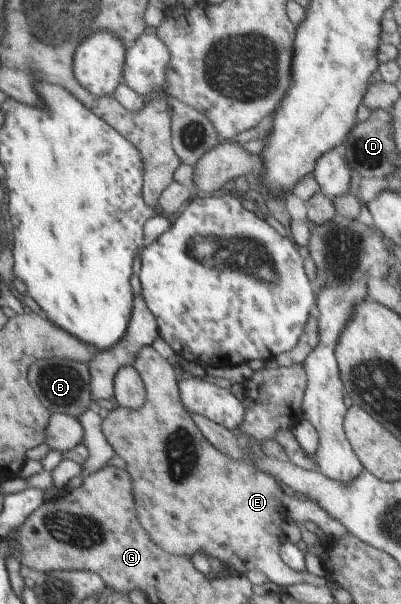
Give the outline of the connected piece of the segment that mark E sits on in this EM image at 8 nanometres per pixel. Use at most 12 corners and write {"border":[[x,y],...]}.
{"border":[[150,344],[145,400],[100,429],[143,531],[234,574],[326,586],[278,559],[280,487],[207,442]]}

